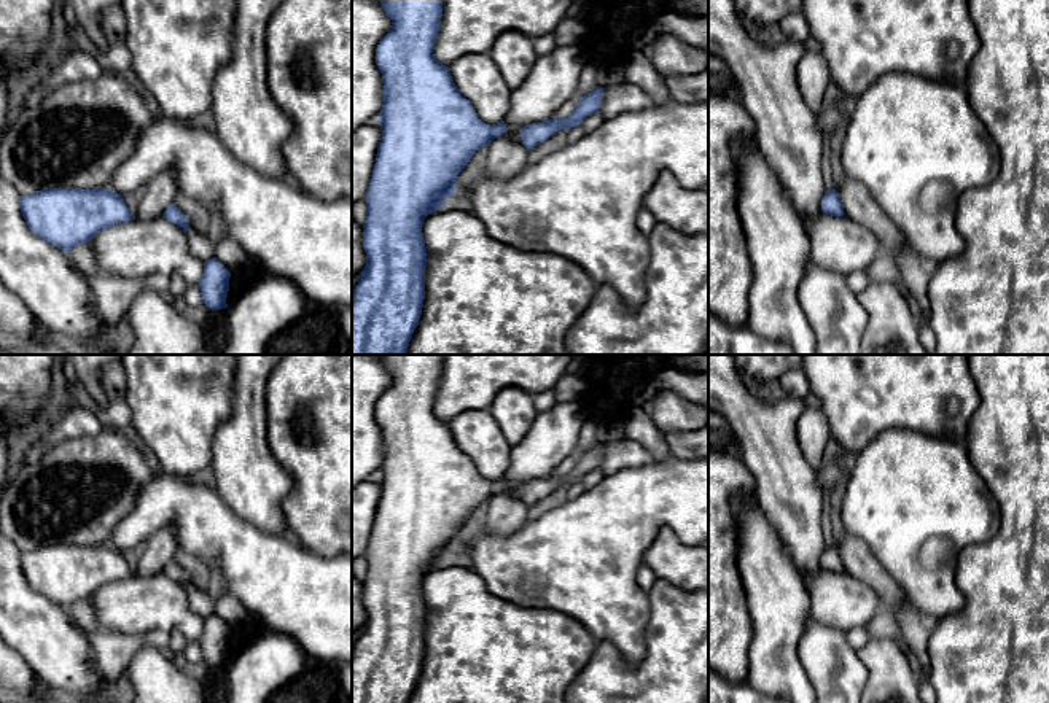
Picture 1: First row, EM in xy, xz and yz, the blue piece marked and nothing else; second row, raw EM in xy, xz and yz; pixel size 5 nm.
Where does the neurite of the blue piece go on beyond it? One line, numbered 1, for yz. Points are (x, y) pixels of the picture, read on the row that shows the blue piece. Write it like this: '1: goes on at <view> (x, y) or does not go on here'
1: does not go on here

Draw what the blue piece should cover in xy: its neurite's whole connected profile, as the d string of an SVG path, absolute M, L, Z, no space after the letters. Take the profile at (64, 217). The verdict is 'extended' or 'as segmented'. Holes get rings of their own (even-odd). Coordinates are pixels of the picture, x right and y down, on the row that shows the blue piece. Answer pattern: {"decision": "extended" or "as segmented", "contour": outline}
{"decision": "as segmented", "contour": "M45 188L22 196L19 207L29 229L64 253L89 243L103 229L135 219L111 188Z"}

